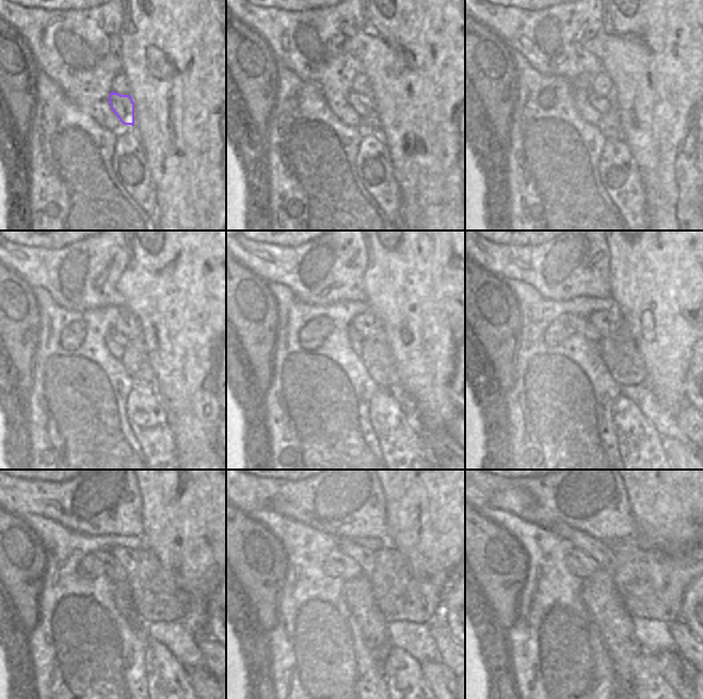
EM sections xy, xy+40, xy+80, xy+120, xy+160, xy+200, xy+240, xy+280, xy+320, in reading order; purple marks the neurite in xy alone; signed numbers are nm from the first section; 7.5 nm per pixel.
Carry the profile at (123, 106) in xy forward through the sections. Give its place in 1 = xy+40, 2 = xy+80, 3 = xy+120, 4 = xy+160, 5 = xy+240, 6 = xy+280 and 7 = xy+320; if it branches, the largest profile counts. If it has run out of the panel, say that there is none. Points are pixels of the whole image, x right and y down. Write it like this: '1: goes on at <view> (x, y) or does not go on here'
1: goes on at xy+40 (365, 105)
2: goes on at xy+80 (601, 104)
3: goes on at xy+120 (117, 336)
4: goes on at xy+160 (353, 334)
5: goes on at xy+240 (112, 568)
6: goes on at xy+280 (349, 569)
7: goes on at xy+320 (582, 565)

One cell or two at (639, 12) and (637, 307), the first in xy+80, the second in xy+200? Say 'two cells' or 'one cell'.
one cell

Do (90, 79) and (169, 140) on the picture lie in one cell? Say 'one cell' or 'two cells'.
two cells

